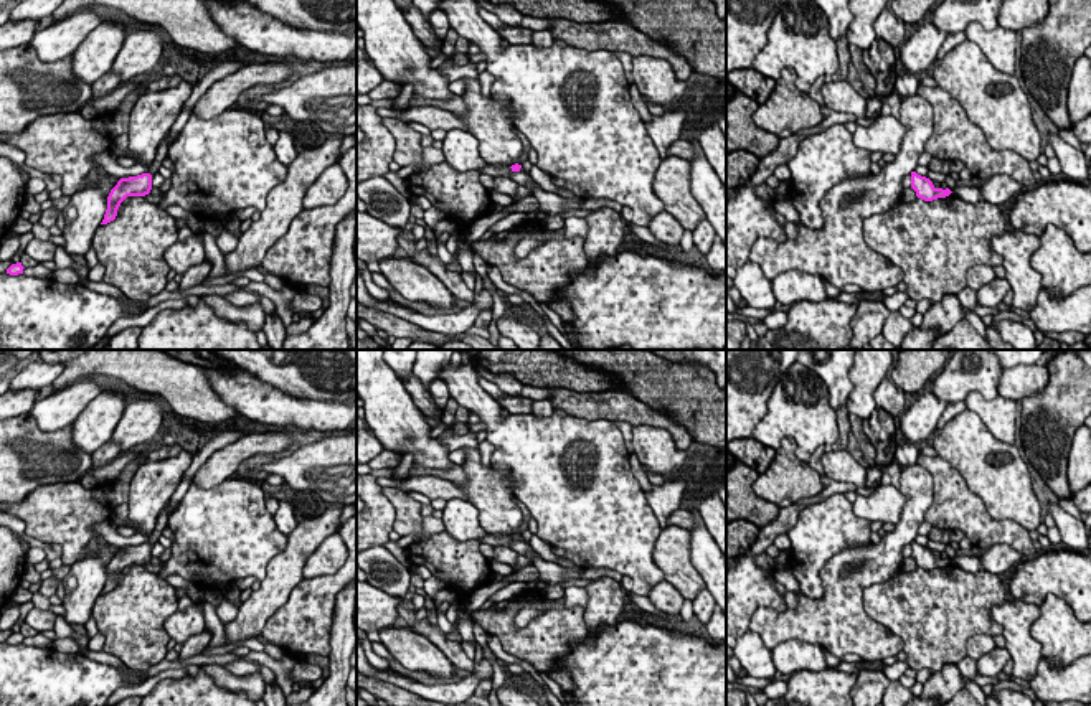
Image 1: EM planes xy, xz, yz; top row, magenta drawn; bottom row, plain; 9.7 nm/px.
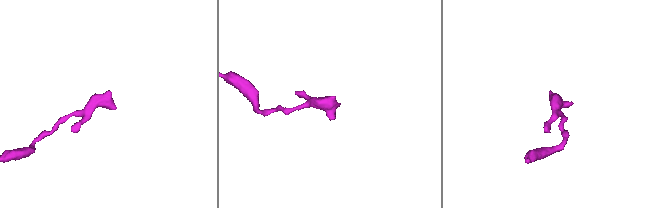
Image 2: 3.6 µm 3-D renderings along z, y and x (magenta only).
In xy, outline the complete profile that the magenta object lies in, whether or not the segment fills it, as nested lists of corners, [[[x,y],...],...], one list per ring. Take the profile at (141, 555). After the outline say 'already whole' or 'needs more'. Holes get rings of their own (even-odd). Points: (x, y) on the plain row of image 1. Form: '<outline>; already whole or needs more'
[[[150,543],[120,548],[107,566],[107,579],[101,594],[107,594],[116,589],[119,576],[127,566],[145,566],[150,562],[150,559],[152,559]]]; already whole

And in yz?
[[[911,541],[911,558],[916,561],[916,566],[924,571],[946,567],[952,562],[949,558],[936,558],[929,548],[921,546],[916,541]]]; already whole

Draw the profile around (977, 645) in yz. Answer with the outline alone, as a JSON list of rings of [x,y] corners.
[[[974,635],[967,640],[967,657],[972,660],[979,660],[985,653],[995,648],[995,642],[989,635]]]

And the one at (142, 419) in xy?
[[[149,396],[130,399],[117,422],[112,442],[120,445],[120,454],[153,440],[163,429],[162,407]]]

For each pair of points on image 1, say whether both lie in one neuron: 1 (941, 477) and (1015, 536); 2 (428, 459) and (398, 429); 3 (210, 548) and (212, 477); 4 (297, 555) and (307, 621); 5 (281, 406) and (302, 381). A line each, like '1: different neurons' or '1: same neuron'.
1: same neuron
2: same neuron
3: different neurons
4: different neurons
5: different neurons

